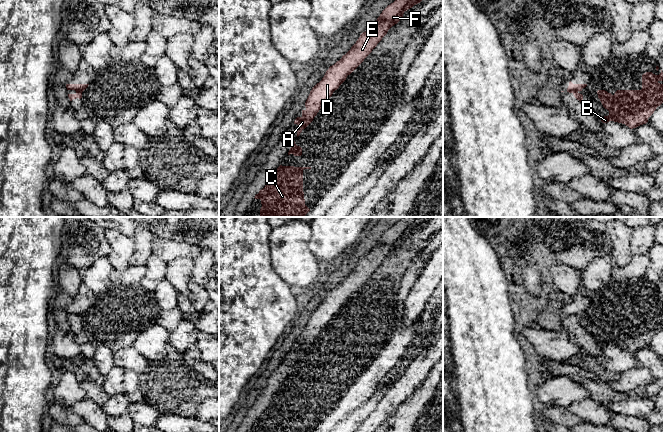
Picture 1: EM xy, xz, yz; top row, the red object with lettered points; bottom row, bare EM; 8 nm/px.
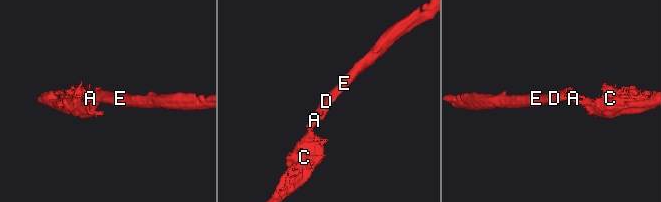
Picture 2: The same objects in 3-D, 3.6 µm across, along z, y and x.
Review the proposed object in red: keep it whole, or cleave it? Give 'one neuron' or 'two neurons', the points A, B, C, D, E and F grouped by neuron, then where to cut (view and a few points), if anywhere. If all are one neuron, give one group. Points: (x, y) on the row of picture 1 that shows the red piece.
two neurons; groups A D E F / B C; cut xy (76, 90), (81, 92)

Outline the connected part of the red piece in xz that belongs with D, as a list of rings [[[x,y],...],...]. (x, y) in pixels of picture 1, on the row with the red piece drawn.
[[[395,0],[388,5],[373,23],[373,25],[363,32],[351,49],[342,56],[334,65],[326,71],[322,80],[317,83],[305,102],[305,110],[302,116],[297,117],[294,124],[299,126],[297,137],[317,115],[324,103],[332,96],[333,92],[372,52],[388,30],[397,24],[403,14],[422,0]]]

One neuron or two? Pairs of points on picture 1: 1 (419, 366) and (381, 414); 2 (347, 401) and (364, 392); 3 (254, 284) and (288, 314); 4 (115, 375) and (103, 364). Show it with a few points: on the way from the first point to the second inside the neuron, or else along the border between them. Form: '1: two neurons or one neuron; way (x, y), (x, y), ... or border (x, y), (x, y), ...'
1: one neuron; way (411, 378), (390, 402)
2: one neuron; way (351, 400), (360, 392)
3: one neuron; way (260, 293), (279, 310)
4: two neurons; border (114, 366), (105, 375)

